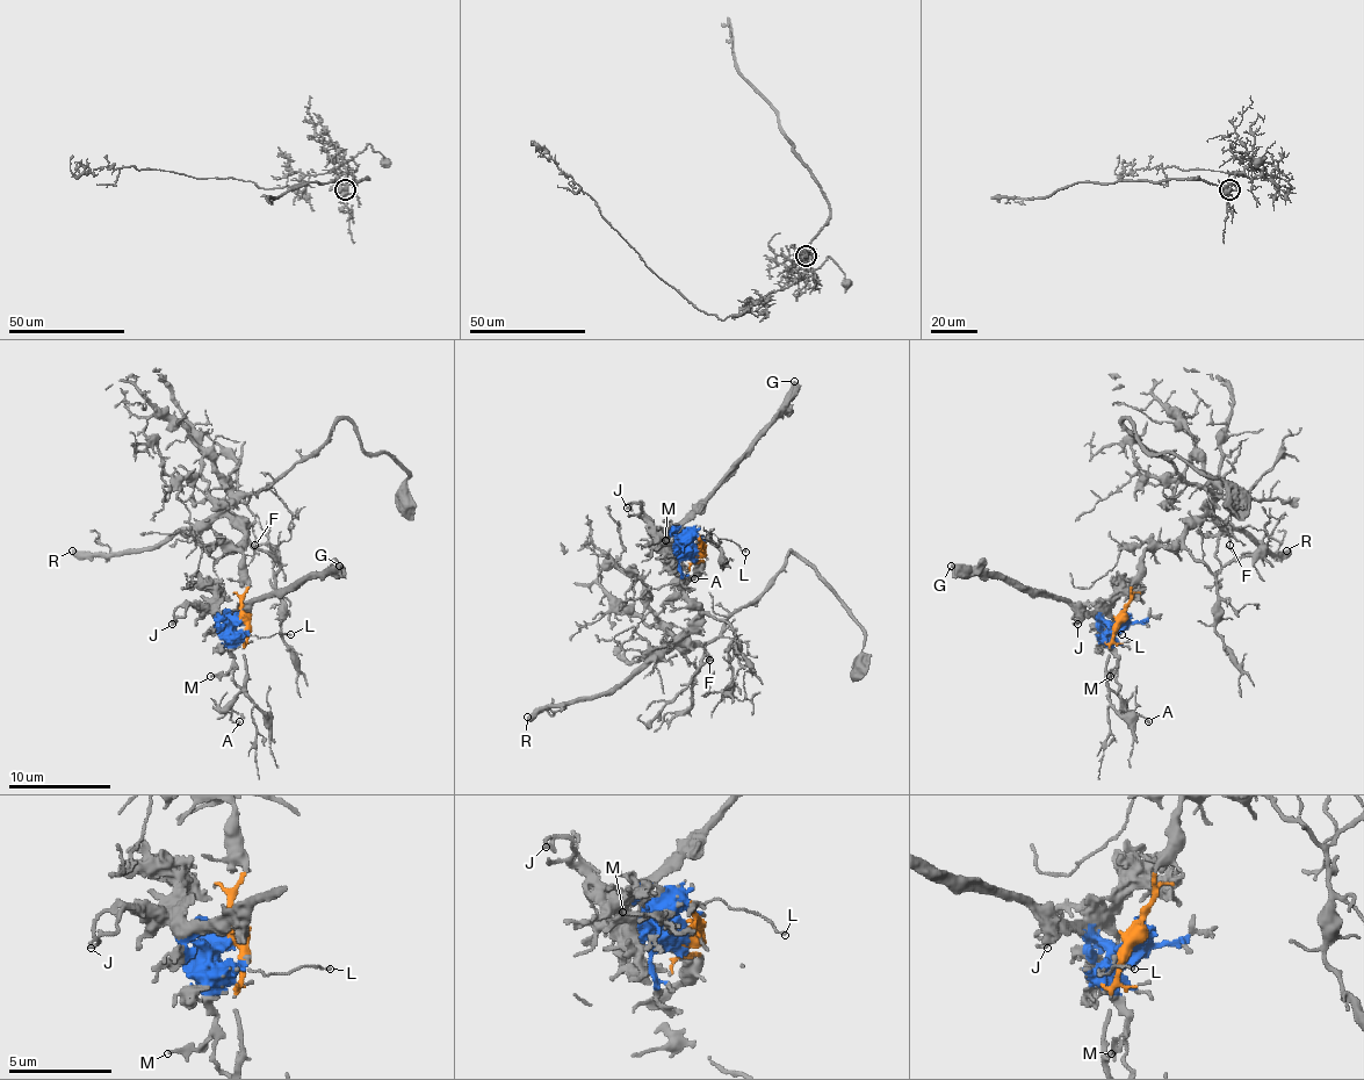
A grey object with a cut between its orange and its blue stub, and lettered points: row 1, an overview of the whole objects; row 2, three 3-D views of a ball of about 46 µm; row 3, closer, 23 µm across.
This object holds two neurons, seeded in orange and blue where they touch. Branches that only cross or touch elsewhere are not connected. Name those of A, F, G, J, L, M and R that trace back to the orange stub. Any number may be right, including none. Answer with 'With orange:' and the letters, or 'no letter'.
With orange: A, F, R

